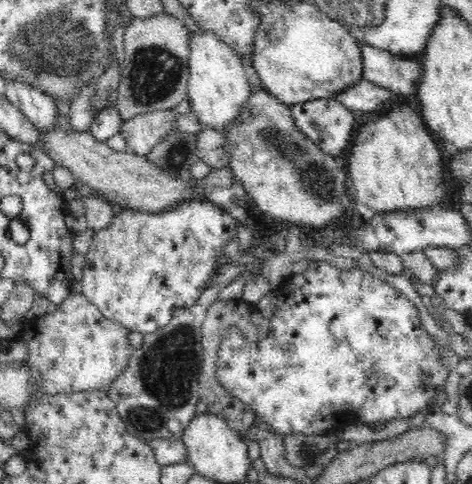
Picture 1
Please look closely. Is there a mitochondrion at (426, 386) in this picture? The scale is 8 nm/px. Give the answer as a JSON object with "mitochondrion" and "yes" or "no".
{"mitochondrion":"no"}

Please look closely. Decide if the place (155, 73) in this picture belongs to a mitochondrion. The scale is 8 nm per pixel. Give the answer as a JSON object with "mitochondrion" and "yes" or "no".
{"mitochondrion":"yes"}

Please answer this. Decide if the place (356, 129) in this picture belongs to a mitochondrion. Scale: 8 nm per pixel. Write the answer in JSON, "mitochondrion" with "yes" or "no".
{"mitochondrion":"no"}

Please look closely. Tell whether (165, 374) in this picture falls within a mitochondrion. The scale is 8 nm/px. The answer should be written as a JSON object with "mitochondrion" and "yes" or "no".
{"mitochondrion":"yes"}

